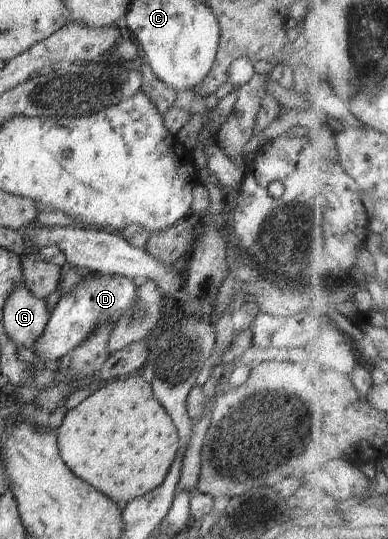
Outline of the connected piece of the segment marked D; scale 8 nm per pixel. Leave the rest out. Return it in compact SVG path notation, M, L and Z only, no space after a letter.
M95 274L78 284L70 294L62 295L47 321L46 329L34 342L32 350L37 360L30 365L38 370L52 367L63 355L80 345L103 321L116 323L136 303L137 282L114 274Z

